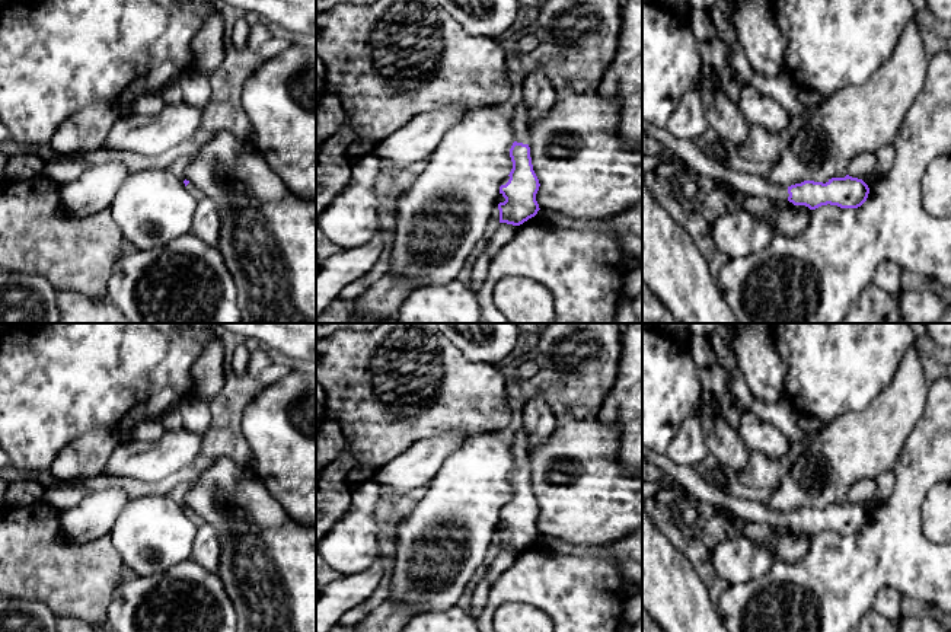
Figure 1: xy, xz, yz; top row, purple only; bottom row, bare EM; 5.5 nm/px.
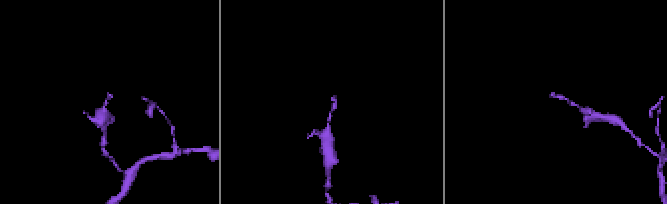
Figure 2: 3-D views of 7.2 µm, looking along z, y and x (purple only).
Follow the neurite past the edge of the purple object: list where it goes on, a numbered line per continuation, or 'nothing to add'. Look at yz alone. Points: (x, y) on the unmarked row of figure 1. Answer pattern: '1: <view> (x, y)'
1: yz (702, 488)

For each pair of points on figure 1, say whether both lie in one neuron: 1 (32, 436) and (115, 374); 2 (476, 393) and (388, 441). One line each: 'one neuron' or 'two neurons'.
1: one neuron
2: one neuron

